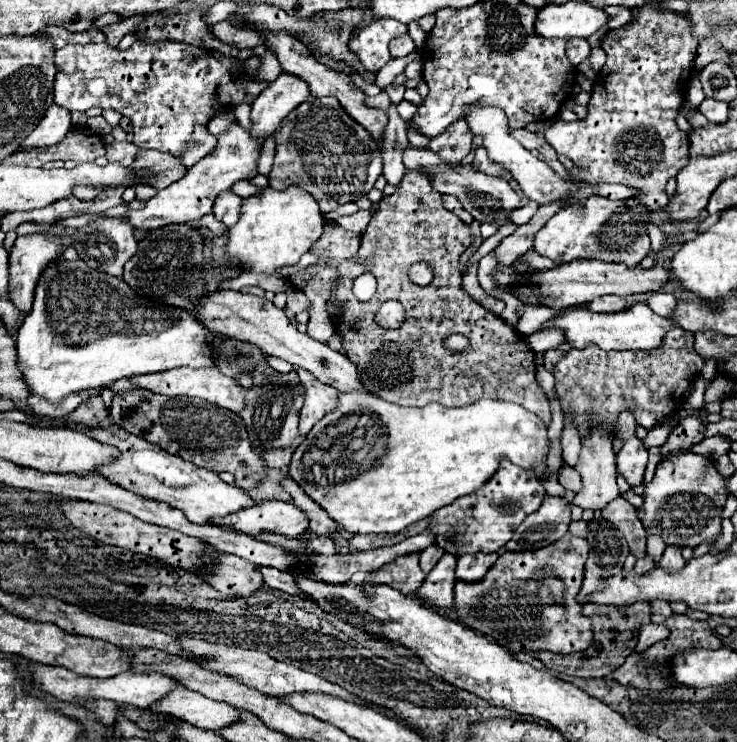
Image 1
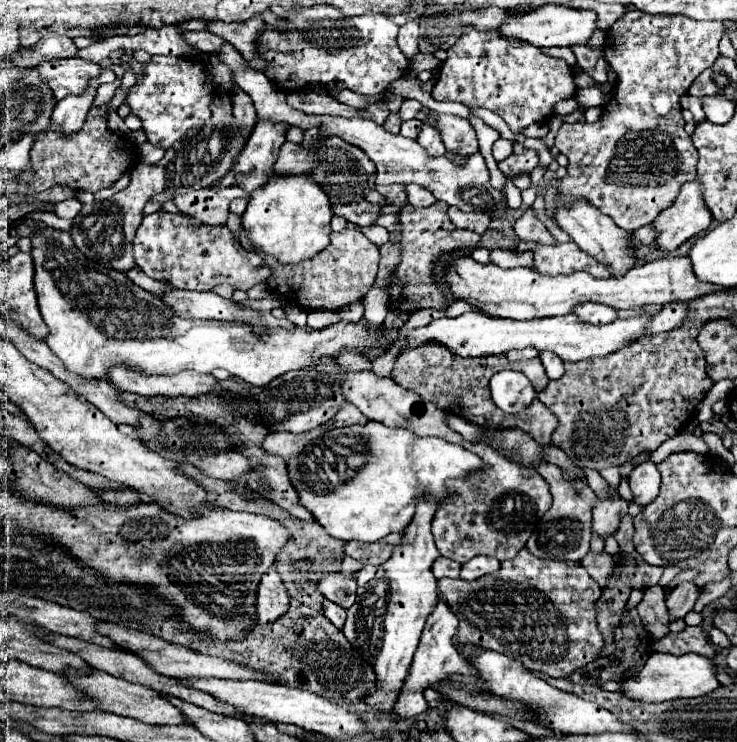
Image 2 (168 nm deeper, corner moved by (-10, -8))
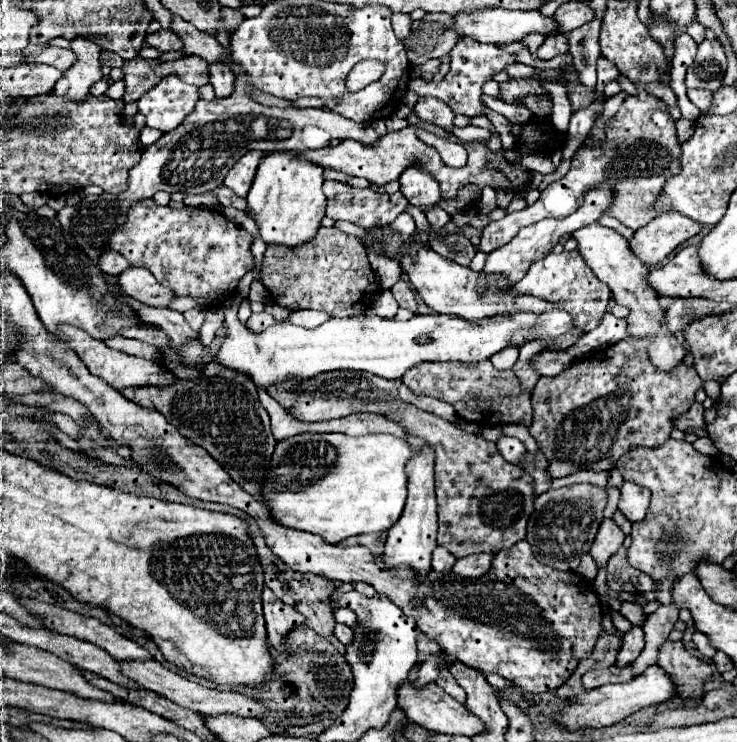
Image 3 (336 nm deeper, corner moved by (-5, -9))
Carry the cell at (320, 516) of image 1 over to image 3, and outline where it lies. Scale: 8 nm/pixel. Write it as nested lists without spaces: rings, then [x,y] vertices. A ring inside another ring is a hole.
[[[211,362],[195,380],[177,378],[163,388],[125,388],[121,394],[143,408],[159,410],[185,438],[205,448],[245,492],[261,500],[259,476],[265,474],[265,464],[269,464],[277,440],[271,434],[269,414],[259,402],[257,386],[249,376]]]

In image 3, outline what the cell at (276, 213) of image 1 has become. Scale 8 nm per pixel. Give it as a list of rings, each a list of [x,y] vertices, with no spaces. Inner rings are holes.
[[[271,152],[269,156],[263,156],[247,196],[247,206],[255,214],[257,228],[267,244],[303,244],[317,234],[321,218],[325,216],[327,198],[321,190],[325,180],[323,168],[305,158],[301,160],[295,154],[299,152]]]

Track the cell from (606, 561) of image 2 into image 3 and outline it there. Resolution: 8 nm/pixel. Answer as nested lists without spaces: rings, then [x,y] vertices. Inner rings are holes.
[[[631,602],[631,604],[621,604],[621,614],[623,614],[631,624],[635,624],[635,626],[641,626],[643,620],[645,620],[643,610],[639,610],[639,606],[637,606],[635,602]]]

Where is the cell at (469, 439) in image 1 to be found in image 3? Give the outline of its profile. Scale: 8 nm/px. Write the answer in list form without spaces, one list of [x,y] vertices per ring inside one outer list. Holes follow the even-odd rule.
[[[305,432],[305,434],[297,434],[297,436],[291,436],[291,438],[285,438],[285,440],[279,440],[277,446],[275,446],[275,452],[269,460],[269,470],[263,478],[263,484],[261,484],[261,496],[271,512],[271,518],[287,528],[297,528],[297,530],[305,530],[305,532],[313,532],[317,536],[321,536],[327,544],[339,544],[341,540],[349,538],[349,536],[357,536],[357,534],[369,534],[369,532],[385,532],[391,528],[393,522],[399,520],[401,512],[403,512],[403,506],[405,506],[405,498],[407,498],[407,476],[403,472],[407,460],[417,454],[409,448],[407,440],[401,440],[401,438],[395,438],[395,436],[389,436],[389,434],[377,434],[377,436],[347,436],[347,434],[311,434],[311,432]]]

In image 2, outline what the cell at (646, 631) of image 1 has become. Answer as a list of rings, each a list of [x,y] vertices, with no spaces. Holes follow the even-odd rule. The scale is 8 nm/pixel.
[[[652,653],[644,665],[644,669],[622,683],[622,693],[630,695],[632,699],[646,701],[646,703],[656,703],[656,701],[672,701],[672,699],[682,699],[682,697],[700,697],[708,695],[714,689],[720,687],[718,677],[716,677],[716,665],[712,659],[698,655],[698,653],[684,653],[680,657],[676,655],[666,655],[666,653]]]

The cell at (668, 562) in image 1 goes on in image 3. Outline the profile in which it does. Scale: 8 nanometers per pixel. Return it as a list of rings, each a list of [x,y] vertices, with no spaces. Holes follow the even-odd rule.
[[[673,604],[667,606],[659,606],[653,614],[647,616],[645,624],[643,624],[643,632],[645,632],[645,648],[641,652],[641,656],[633,662],[633,676],[639,676],[645,672],[645,668],[657,664],[657,656],[659,656],[659,648],[661,644],[667,640],[669,632],[673,630],[673,624],[679,618],[679,610]]]

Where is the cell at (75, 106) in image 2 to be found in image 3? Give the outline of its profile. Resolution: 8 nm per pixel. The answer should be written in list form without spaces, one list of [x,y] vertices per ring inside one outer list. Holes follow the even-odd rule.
[[[85,38],[71,40],[71,46],[69,48],[73,48],[77,60],[57,80],[55,92],[59,96],[69,96],[75,102],[81,102],[89,94],[91,84],[103,78],[101,62],[99,62],[99,54],[103,50],[95,42],[85,40]]]

